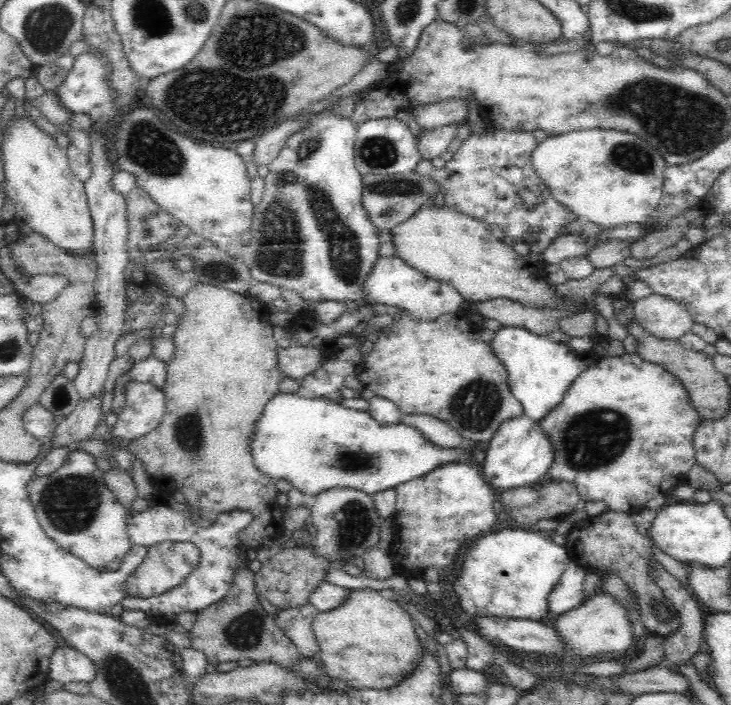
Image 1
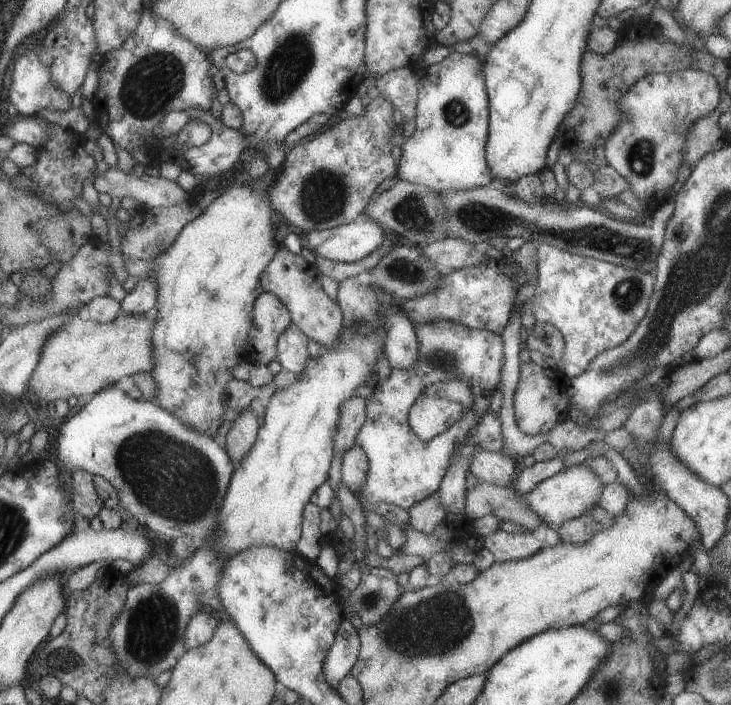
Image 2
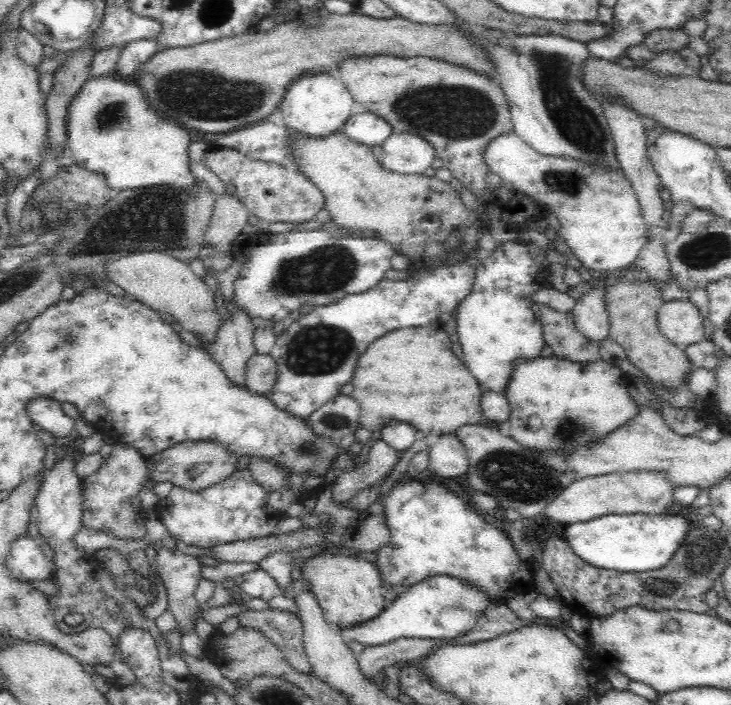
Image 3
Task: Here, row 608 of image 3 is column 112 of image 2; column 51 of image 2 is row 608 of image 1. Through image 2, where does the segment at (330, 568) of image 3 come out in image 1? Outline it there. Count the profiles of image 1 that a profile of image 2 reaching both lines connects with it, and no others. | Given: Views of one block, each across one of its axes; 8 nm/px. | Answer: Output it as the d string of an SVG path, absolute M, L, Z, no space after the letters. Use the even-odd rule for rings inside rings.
M370 588L350 590L346 602L342 602L334 610L319 612L313 622L313 634L321 649L318 659L325 674L344 680L350 688L392 688L416 670L422 660L423 648L414 631L414 619L409 610Z

